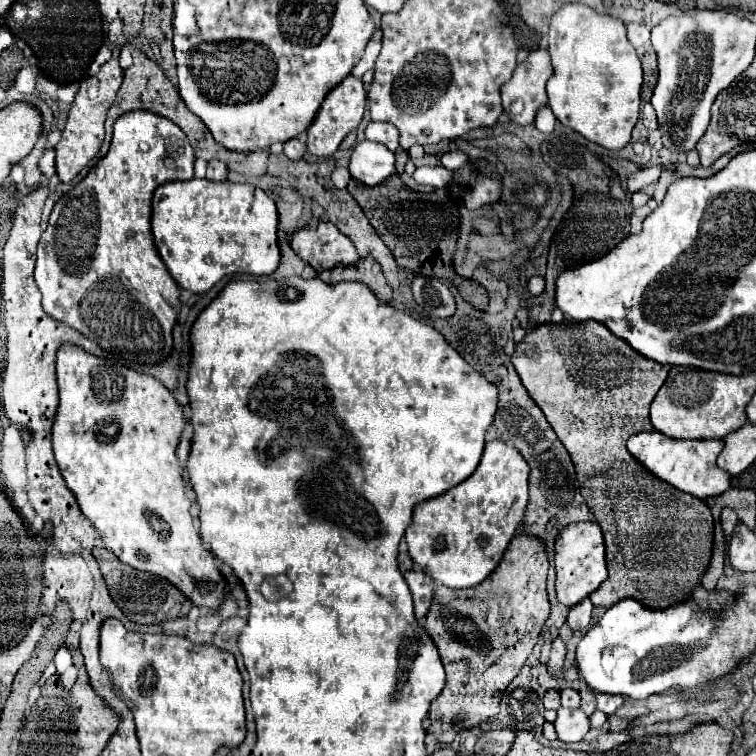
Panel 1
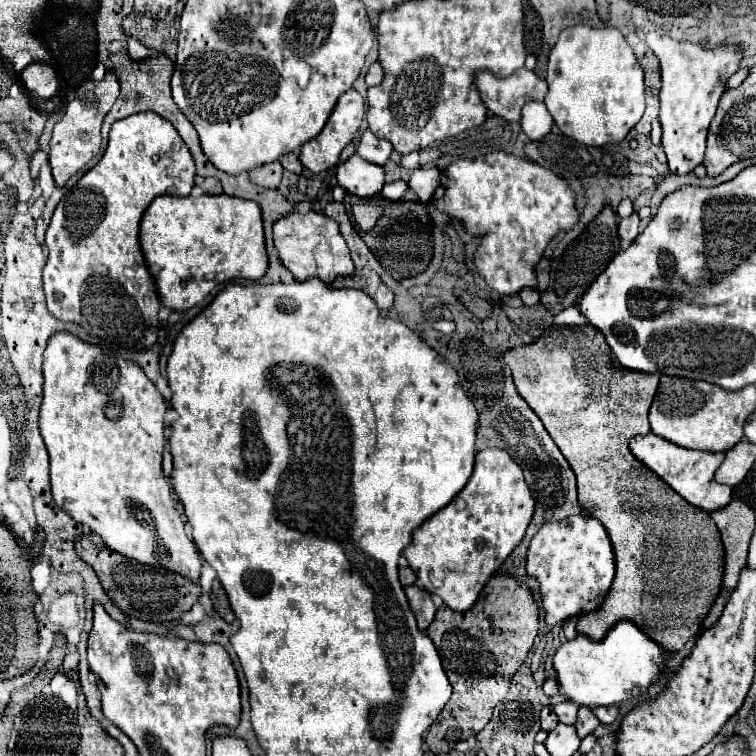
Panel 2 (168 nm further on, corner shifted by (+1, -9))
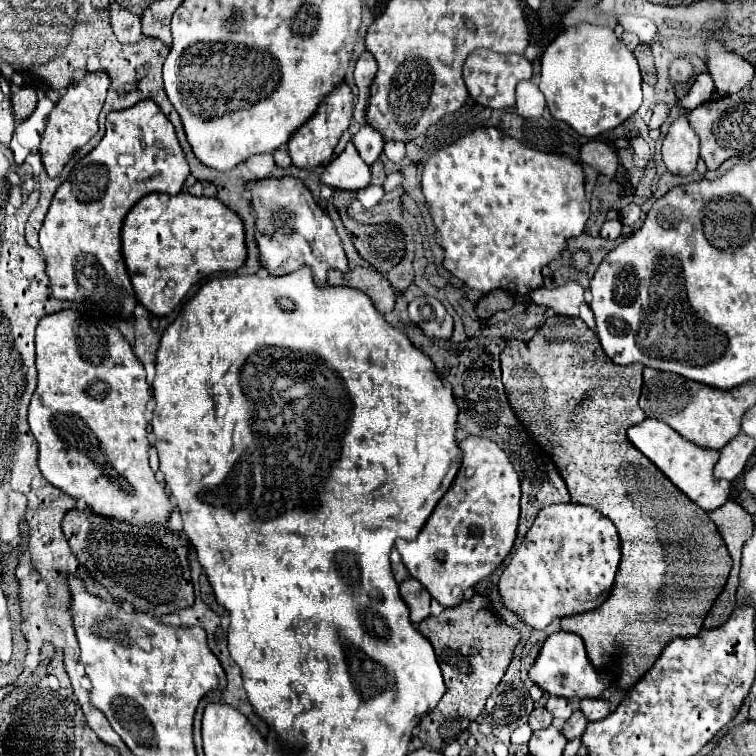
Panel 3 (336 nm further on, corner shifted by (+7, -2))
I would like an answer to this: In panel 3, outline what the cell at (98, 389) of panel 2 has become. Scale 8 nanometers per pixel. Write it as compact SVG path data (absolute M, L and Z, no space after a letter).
M66 309L66 311L58 311L52 315L46 315L44 319L40 319L38 327L36 327L36 367L38 367L38 387L32 395L30 407L28 407L28 423L30 429L40 445L40 453L38 453L38 463L40 463L40 471L44 475L44 479L54 485L56 489L64 491L66 495L74 497L74 499L82 499L86 503L86 507L90 507L96 515L100 517L108 517L108 519L116 519L128 525L136 525L136 527L168 527L170 515L172 515L172 501L170 495L166 491L164 485L160 485L148 465L148 419L146 419L146 405L150 401L150 385L146 383L146 371L142 367L142 363L138 361L138 357L134 355L132 347L128 345L128 341L122 337L122 333L106 323L96 323L96 321L88 321L84 315L80 315L74 309Z

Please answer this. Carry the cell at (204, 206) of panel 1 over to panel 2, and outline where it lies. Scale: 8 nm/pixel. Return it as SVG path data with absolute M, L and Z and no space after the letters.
M226 194L156 197L156 200L146 208L144 218L140 222L140 248L142 248L146 266L156 282L156 292L160 294L162 306L174 312L190 310L192 306L202 302L214 286L226 280L236 280L236 278L260 280L268 266L260 206L252 200L232 198Z

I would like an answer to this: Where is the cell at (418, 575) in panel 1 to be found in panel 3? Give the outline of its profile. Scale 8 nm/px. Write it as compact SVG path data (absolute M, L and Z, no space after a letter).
M406 579L400 583L400 595L410 609L410 619L414 625L424 621L430 615L430 595L416 579Z

